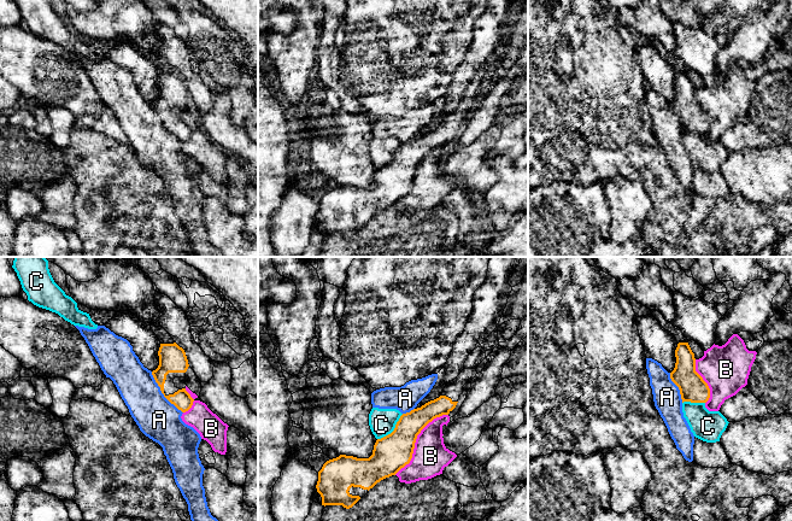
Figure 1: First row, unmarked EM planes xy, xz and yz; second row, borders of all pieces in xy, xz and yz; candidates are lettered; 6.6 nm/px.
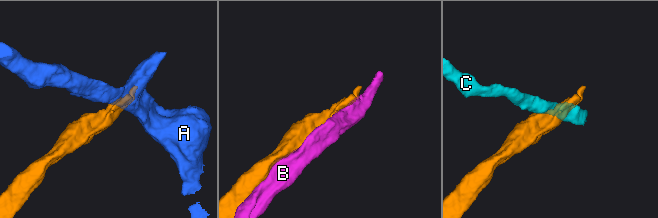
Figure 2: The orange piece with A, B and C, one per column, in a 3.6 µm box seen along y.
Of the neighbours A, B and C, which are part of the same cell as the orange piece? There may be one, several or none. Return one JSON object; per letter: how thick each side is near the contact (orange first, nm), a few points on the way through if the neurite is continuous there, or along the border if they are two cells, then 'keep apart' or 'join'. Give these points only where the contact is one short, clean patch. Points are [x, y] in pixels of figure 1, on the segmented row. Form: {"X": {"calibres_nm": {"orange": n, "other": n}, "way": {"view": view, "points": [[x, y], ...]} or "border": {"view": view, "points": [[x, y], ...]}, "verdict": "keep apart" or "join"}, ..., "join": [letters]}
{"A": {"calibres_nm": {"orange": 180, "other": 280}, "verdict": "keep apart"}, "B": {"calibres_nm": {"orange": 240, "other": 240}, "verdict": "keep apart"}, "C": {"calibres_nm": {"orange": 240, "other": 180}, "verdict": "keep apart"}, "join": []}

